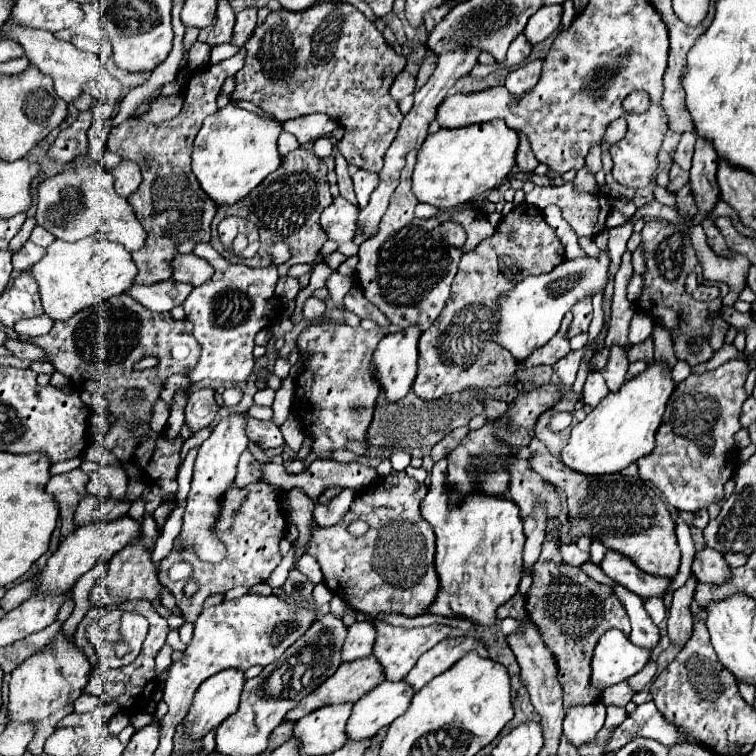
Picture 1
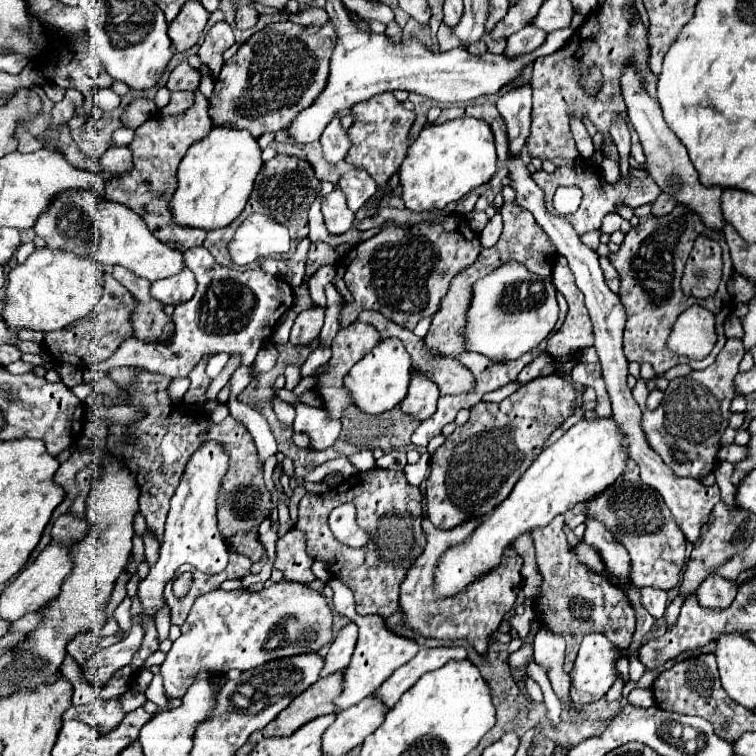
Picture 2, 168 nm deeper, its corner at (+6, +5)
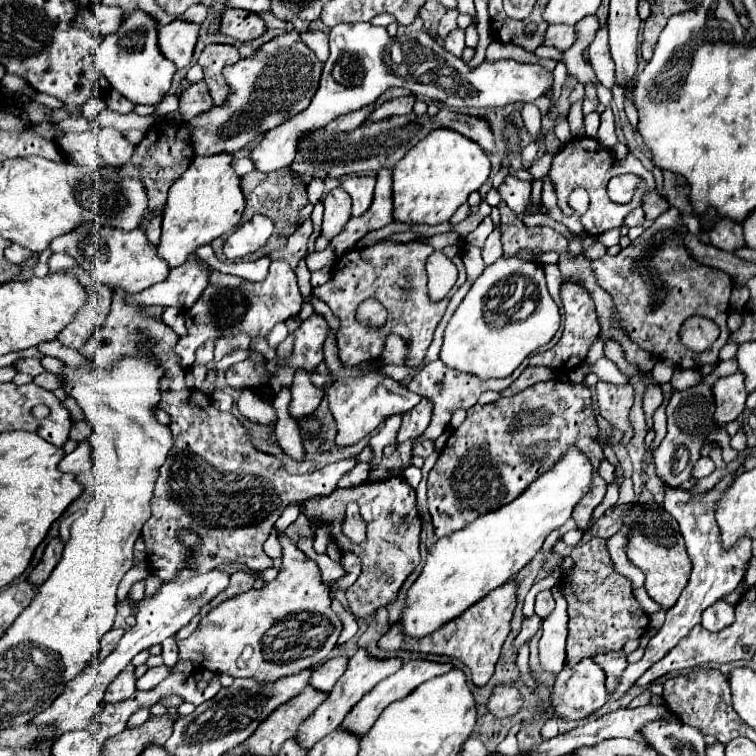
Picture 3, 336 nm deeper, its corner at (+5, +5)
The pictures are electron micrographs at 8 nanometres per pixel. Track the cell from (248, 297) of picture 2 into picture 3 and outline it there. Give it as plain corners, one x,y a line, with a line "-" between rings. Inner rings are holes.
274,260
264,282
248,282
238,276
212,272
210,284
200,300
184,314
188,336
180,338
176,344
182,366
190,368
194,364
194,350
202,346
208,338
218,340
222,336
234,336
238,332
246,332
250,338
256,338
258,334
266,336
278,322
286,322
288,318
298,316
302,304
304,300
296,284
296,274
288,262

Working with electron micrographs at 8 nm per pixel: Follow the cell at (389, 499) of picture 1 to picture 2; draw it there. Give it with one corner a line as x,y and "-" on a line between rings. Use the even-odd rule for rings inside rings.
373,468
353,474
325,494
317,496
307,492
299,502
299,520
295,528
305,534
307,554
313,560
323,560
331,578
339,578
353,592
357,614
391,616
395,612
401,612
399,586
425,548
421,516
421,490
417,486
411,486
401,470
-
343,502
355,504
357,524
369,534
369,542
363,548
351,548
341,544
329,530
327,518
331,510

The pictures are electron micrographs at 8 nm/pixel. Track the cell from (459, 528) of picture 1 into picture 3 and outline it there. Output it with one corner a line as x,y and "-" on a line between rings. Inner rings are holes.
506,582
506,586
500,586
498,590
492,590
482,602
476,606
470,606
462,616
450,620
446,626
436,630
434,634
426,638
406,638
400,632
400,626
394,624
390,630
378,640
380,650
410,650
410,652
424,652
424,654
446,654
446,656
456,656
462,660
464,666
470,668
470,678
474,686
486,686
486,682
494,674
496,660
500,656
500,648
510,632
510,620
512,612
516,606
516,584

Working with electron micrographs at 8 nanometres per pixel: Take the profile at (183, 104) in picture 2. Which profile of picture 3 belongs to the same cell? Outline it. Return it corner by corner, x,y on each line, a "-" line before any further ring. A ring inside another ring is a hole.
204,80
190,84
188,90
184,90
184,94
180,96
180,114
184,116
184,120
190,120
198,114
204,114
212,106
214,106
214,102
210,98
208,86

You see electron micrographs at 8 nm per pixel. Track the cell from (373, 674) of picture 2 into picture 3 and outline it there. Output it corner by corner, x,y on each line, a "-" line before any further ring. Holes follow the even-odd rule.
358,650
350,662
348,662
348,668
346,672
338,678
338,682
334,684
334,688
328,692
328,698
318,706
318,710
314,710
304,722
302,726
298,728
298,734
294,736
296,742
304,748
304,750
310,750
316,742
320,742
324,736
328,736
330,732
334,732
340,722
344,720
344,716
352,710
352,706
364,696
368,694
380,680
388,678
390,674
394,674
398,668
402,666
402,660
398,658
390,658
390,660
376,660
376,658
370,658
366,654
366,650

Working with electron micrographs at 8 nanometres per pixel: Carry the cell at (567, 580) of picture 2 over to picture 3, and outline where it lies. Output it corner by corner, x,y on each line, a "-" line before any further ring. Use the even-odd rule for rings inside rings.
592,538
572,550
574,568
562,580
562,592
568,600
568,642
566,666
576,666
582,658
622,650
628,640
640,638
650,624
648,614
638,606
632,594
632,582
614,570
606,548
606,538

